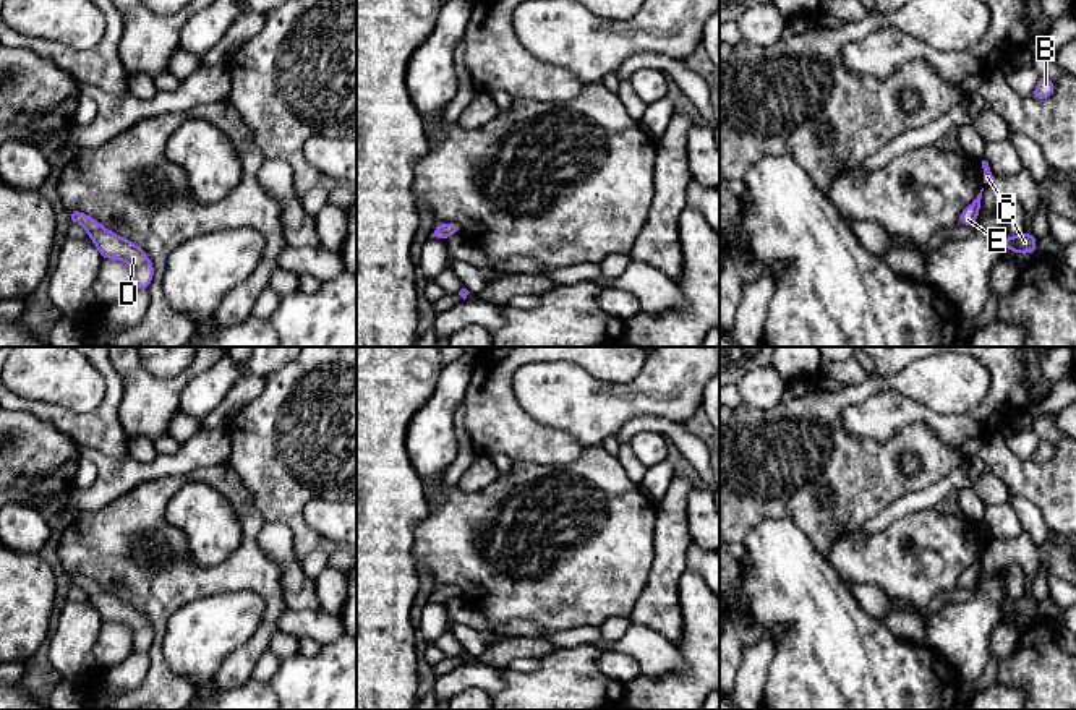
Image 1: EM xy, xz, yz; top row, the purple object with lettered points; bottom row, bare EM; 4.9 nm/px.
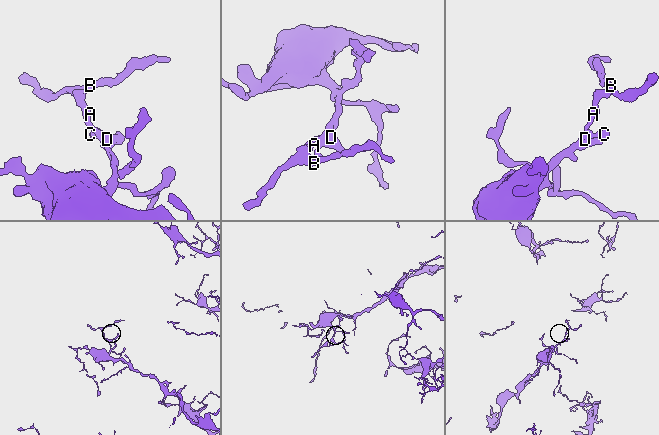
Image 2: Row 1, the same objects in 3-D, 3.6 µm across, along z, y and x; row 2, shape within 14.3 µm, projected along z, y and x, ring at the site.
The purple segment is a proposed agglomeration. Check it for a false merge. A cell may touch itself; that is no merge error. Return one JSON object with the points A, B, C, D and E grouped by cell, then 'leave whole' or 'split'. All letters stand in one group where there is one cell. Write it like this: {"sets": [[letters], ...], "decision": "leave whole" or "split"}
{"sets": [["A", "B", "C", "D", "E"]], "decision": "leave whole"}

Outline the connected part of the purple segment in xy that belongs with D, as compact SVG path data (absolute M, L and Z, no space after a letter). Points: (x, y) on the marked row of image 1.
M84 212L70 214L71 220L81 224L94 242L104 259L120 259L133 269L133 285L147 290L154 277L154 266L149 256L133 242L107 230L96 219Z

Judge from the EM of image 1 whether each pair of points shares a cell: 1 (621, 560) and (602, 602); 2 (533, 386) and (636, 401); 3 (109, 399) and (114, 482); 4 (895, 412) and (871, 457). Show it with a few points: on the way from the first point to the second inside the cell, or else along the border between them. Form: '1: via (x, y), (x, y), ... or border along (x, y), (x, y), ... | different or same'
1: via (611, 569), (602, 579), (602, 592) | same
2: via (559, 394), (572, 401), (610, 401) | same
3: border along (76, 443), (94, 448), (107, 456), (128, 456) | different
4: border along (913, 425), (883, 441), (858, 440), (845, 428) | different

